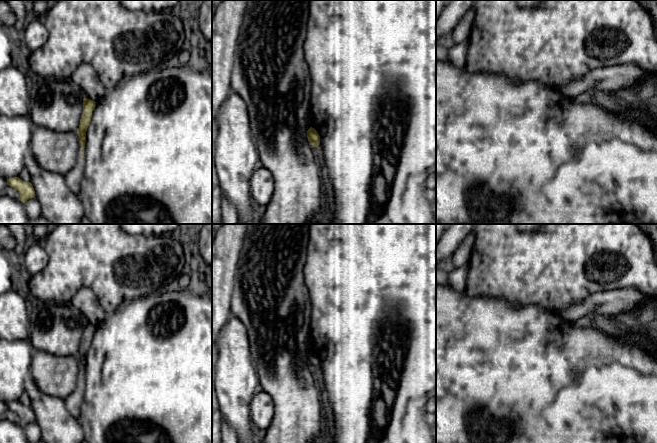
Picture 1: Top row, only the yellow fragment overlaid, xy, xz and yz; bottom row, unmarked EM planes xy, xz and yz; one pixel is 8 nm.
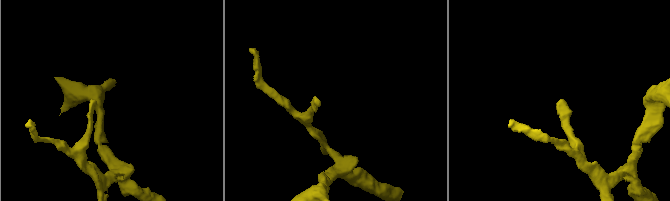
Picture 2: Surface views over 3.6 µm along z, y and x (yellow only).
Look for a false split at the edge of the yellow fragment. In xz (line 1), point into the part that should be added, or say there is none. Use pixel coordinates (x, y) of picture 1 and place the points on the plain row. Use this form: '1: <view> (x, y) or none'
1: none

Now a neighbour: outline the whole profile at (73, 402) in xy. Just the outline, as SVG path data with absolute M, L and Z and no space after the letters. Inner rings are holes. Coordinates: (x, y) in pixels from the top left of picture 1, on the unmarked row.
M83 382L77 384L74 391L64 399L66 408L71 415L78 418L80 415L80 407L83 402L86 386Z

